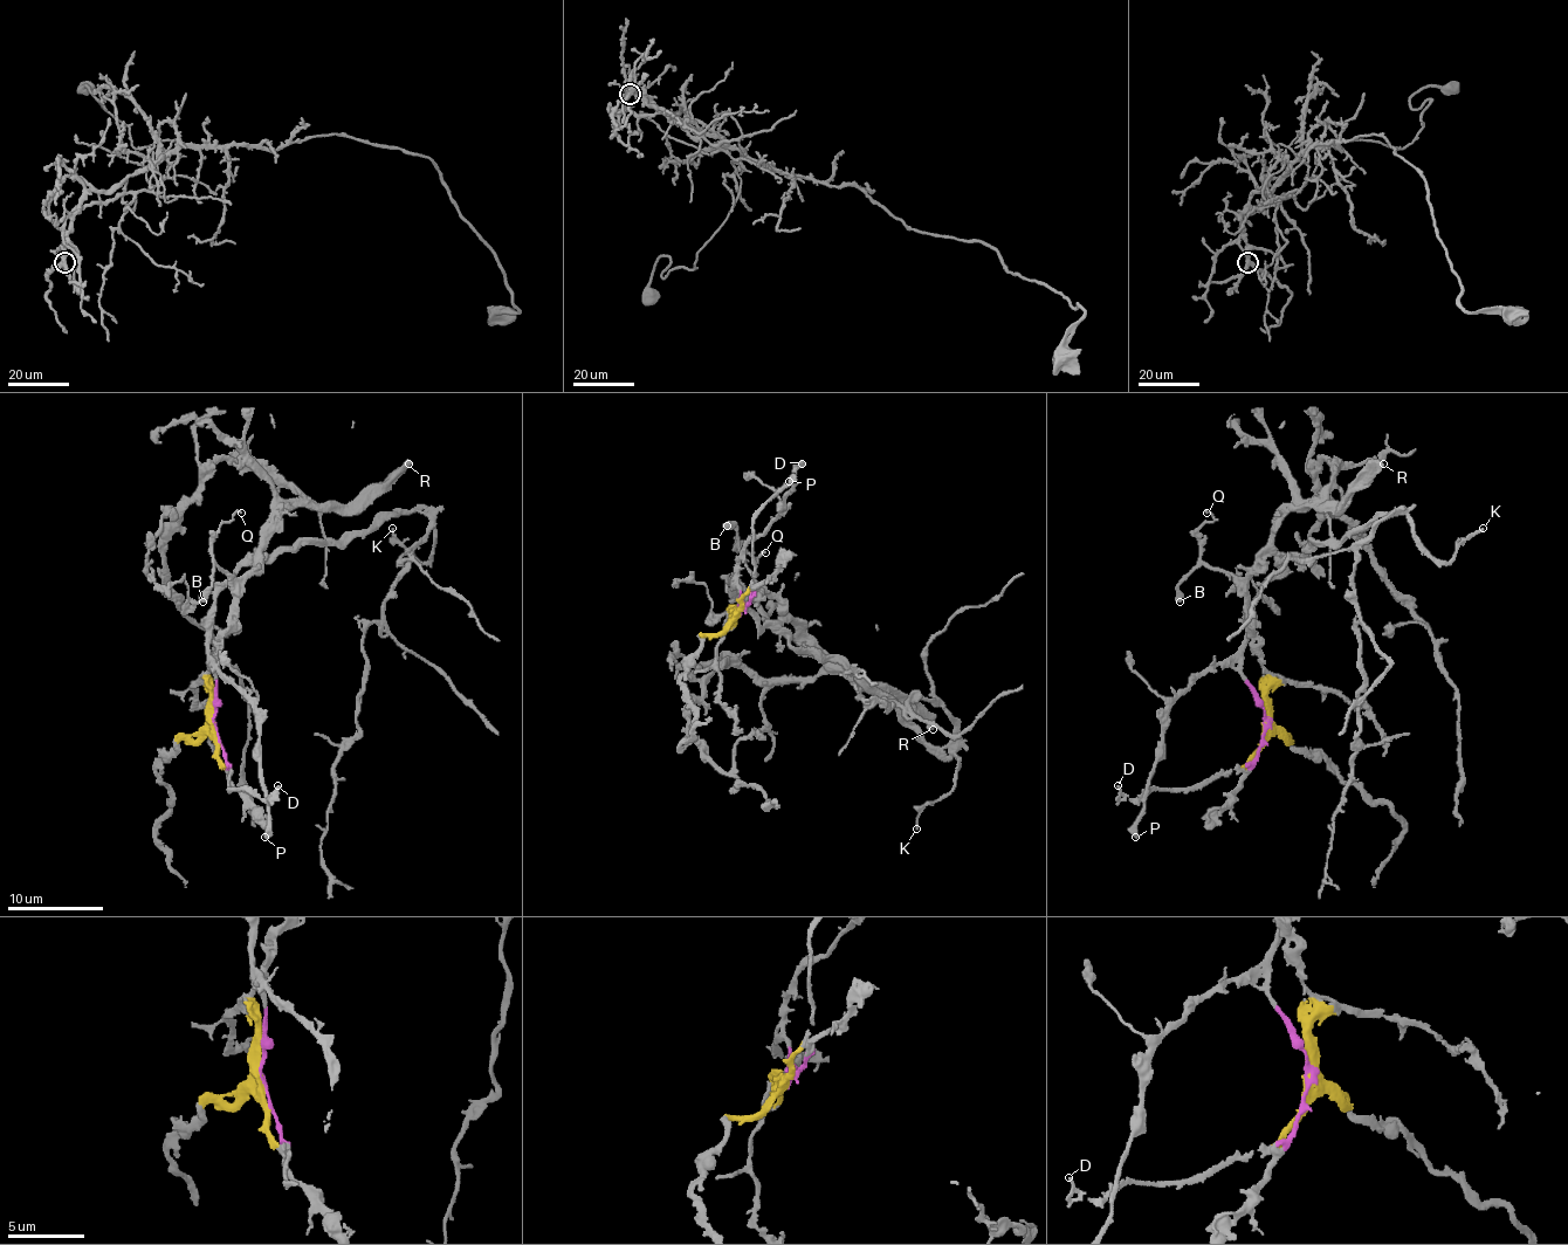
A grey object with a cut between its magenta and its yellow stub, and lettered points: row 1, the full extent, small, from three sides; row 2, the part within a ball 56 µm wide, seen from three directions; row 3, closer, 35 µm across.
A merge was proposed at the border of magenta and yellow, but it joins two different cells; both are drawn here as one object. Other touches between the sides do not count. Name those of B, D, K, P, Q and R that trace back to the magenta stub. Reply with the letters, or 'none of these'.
K, P

